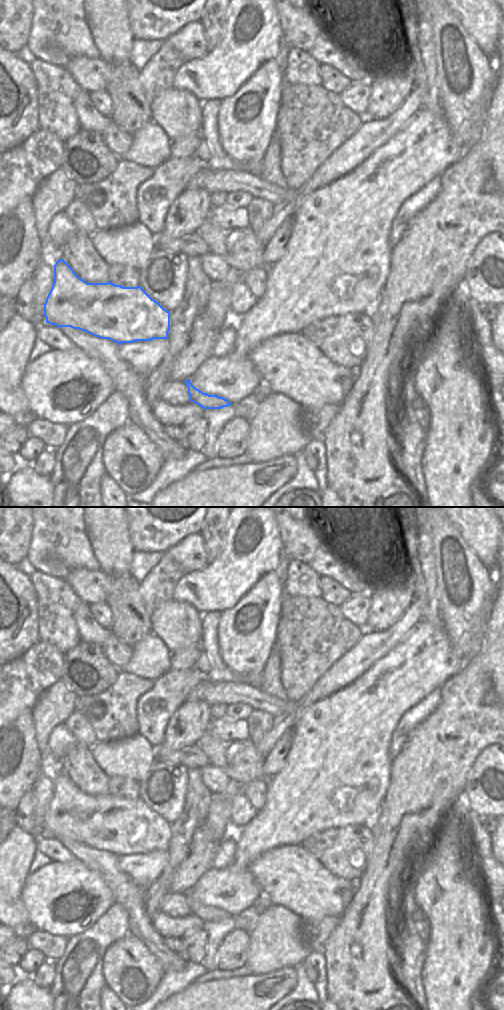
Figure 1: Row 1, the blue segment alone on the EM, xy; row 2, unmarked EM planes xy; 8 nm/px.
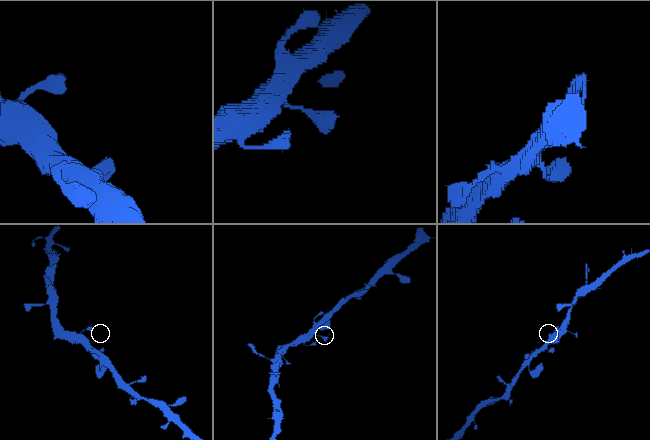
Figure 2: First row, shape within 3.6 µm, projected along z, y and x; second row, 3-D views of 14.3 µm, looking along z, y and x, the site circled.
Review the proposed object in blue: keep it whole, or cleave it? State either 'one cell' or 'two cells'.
one cell

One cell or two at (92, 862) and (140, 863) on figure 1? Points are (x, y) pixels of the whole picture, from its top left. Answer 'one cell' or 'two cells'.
two cells

